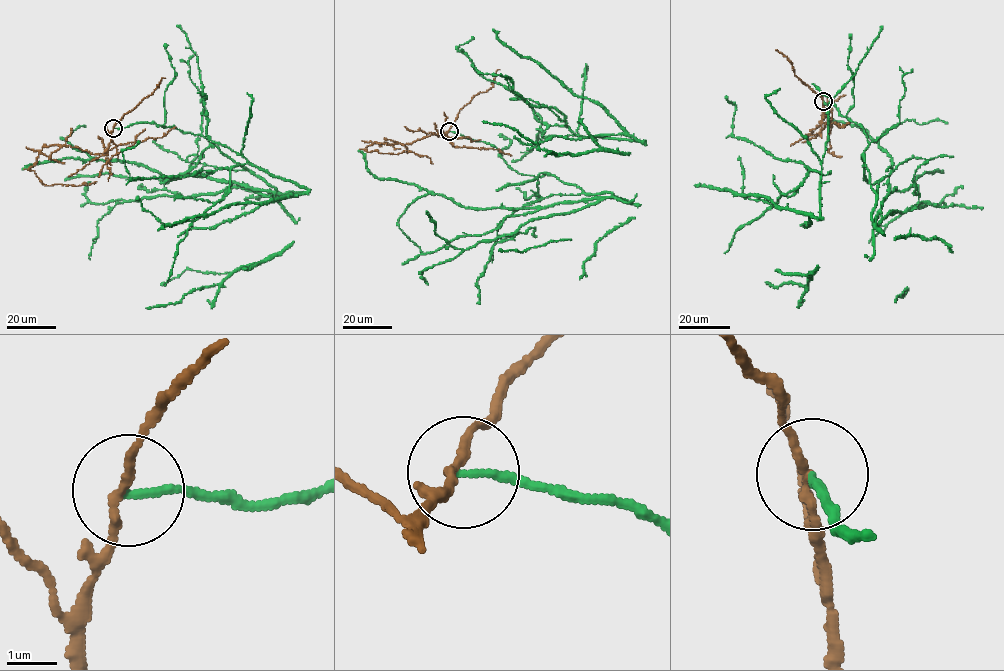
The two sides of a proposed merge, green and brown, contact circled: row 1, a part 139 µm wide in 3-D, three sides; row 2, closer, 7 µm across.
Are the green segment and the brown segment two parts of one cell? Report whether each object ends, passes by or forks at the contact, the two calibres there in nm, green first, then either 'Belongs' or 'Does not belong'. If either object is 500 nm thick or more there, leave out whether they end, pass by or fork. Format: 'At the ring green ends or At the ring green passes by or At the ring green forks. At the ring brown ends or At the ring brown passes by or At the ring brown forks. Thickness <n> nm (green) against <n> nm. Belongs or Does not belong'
At the ring green ends. At the ring brown passes by. Thickness 160 nm (green) against 150 nm. Does not belong

